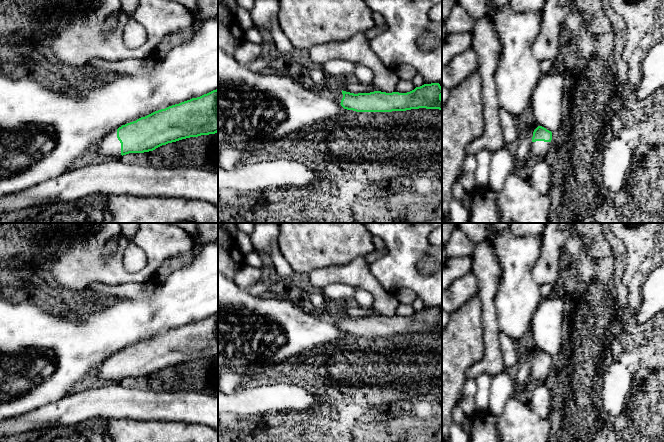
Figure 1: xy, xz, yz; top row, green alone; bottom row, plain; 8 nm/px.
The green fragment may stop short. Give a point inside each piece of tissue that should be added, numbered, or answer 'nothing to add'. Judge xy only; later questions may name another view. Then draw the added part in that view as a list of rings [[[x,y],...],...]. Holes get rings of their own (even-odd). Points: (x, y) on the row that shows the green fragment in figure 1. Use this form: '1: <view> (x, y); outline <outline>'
1: xy (109, 147); outline [[[117,129],[108,133],[99,141],[95,151],[103,158],[119,159],[122,155],[121,143],[117,138]]]

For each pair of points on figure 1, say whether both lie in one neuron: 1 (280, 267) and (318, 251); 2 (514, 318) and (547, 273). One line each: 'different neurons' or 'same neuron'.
1: different neurons
2: different neurons

